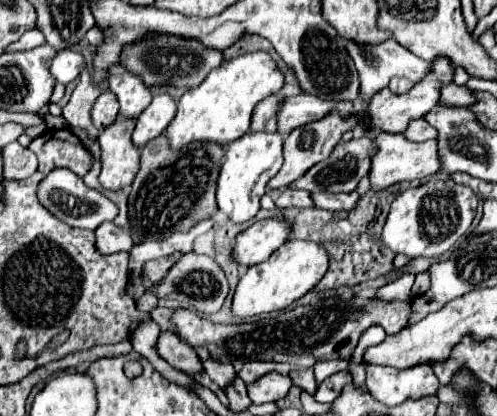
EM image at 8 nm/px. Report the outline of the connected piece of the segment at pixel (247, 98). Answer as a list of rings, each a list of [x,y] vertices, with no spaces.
[[[255,51],[233,57],[213,69],[201,85],[189,89],[179,99],[177,115],[167,127],[165,135],[169,137],[173,149],[181,149],[191,141],[217,141],[221,145],[227,145],[249,131],[255,105],[261,99],[277,93],[281,87],[283,73],[269,53]]]

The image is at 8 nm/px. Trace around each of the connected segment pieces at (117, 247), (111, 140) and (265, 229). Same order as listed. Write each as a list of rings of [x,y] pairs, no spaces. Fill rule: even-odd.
[[[103,223],[97,231],[97,249],[101,253],[117,253],[117,251],[131,251],[133,241],[131,235],[119,229],[115,223]]]
[[[117,117],[115,123],[105,127],[99,135],[103,169],[99,183],[107,189],[121,189],[131,185],[139,171],[141,149],[131,143],[131,133],[135,129],[135,119]]]
[[[275,217],[275,219],[257,221],[247,231],[237,235],[233,259],[239,265],[247,265],[247,267],[257,265],[269,259],[269,255],[289,239],[291,231],[293,231],[293,223],[287,219]]]

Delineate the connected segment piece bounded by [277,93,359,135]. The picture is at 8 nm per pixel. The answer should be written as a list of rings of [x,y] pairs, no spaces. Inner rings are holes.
[[[297,95],[281,101],[281,113],[279,113],[279,133],[289,135],[293,129],[303,127],[307,123],[319,121],[331,111],[337,111],[343,119],[357,115],[359,111],[355,109],[355,103],[351,101],[329,101],[329,99],[319,99],[317,95]]]

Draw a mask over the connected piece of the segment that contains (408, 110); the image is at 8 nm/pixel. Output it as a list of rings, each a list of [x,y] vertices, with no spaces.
[[[437,59],[433,63],[433,71],[429,73],[429,77],[425,77],[425,81],[417,83],[409,93],[395,95],[395,93],[387,91],[387,87],[377,91],[371,97],[369,109],[367,109],[367,115],[369,115],[369,133],[373,133],[375,129],[383,131],[383,133],[403,133],[413,119],[423,117],[429,109],[433,109],[439,103],[439,87],[443,83],[451,83],[451,81],[453,81],[453,67],[449,65],[447,59]]]

